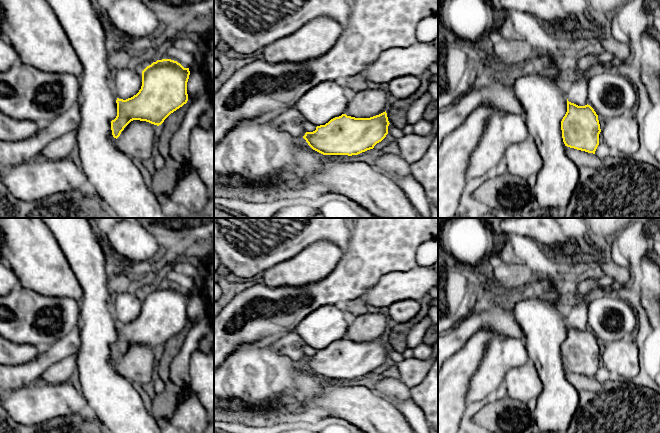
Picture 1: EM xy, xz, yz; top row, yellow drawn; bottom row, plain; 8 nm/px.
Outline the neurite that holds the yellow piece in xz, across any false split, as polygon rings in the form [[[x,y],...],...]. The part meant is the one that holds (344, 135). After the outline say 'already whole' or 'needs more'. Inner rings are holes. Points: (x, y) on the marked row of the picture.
[[[386,111],[370,118],[355,118],[342,114],[325,125],[317,126],[315,131],[306,132],[303,138],[313,150],[323,155],[352,156],[373,149],[388,134],[389,124]]]; already whole

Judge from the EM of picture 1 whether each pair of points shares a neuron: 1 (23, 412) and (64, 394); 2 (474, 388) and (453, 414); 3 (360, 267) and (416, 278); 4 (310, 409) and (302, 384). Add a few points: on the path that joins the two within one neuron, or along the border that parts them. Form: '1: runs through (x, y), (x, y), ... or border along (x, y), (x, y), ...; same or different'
1: runs through (33, 404), (54, 400); same
2: border along (472, 375), (468, 385), (466, 404); different
3: border along (410, 268), (387, 272), (370, 288); different
4: border along (327, 388), (319, 395), (293, 405); different

